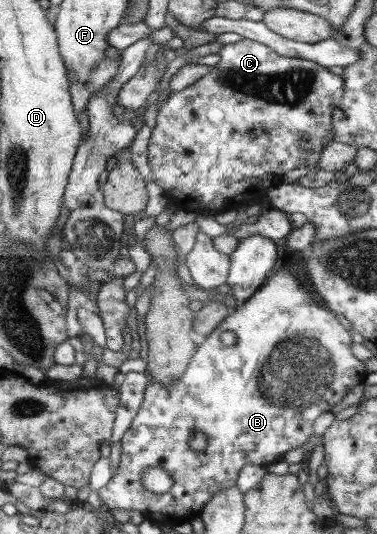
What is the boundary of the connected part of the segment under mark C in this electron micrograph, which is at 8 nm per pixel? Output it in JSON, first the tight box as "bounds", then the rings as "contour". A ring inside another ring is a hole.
{"bounds":[147,38,344,213],"contour":[[[243,38],[237,43],[229,43],[222,46],[217,53],[219,62],[210,68],[210,72],[199,77],[195,83],[188,85],[185,89],[168,93],[165,103],[157,111],[155,128],[151,130],[151,137],[147,145],[147,164],[151,168],[151,181],[161,188],[169,204],[172,204],[176,211],[213,211],[213,213],[225,213],[225,211],[237,211],[240,206],[250,203],[258,203],[266,200],[266,191],[276,185],[273,182],[275,175],[283,175],[291,169],[307,167],[311,171],[315,161],[319,159],[321,151],[332,141],[334,136],[332,126],[332,113],[343,103],[344,78],[339,74],[329,73],[324,66],[317,65],[317,62],[302,60],[301,58],[285,57],[278,54],[276,50],[269,49],[250,39]],[[307,143],[309,150],[301,150],[301,145]]]}

